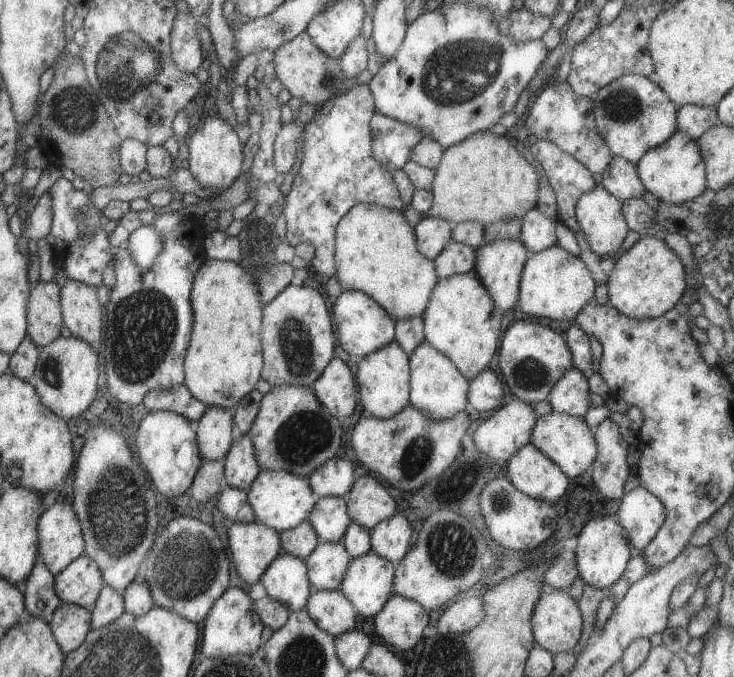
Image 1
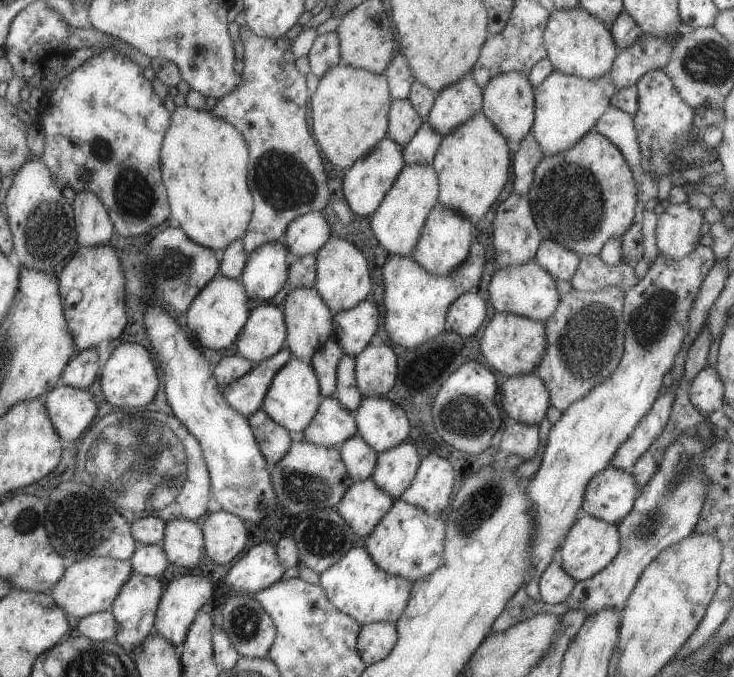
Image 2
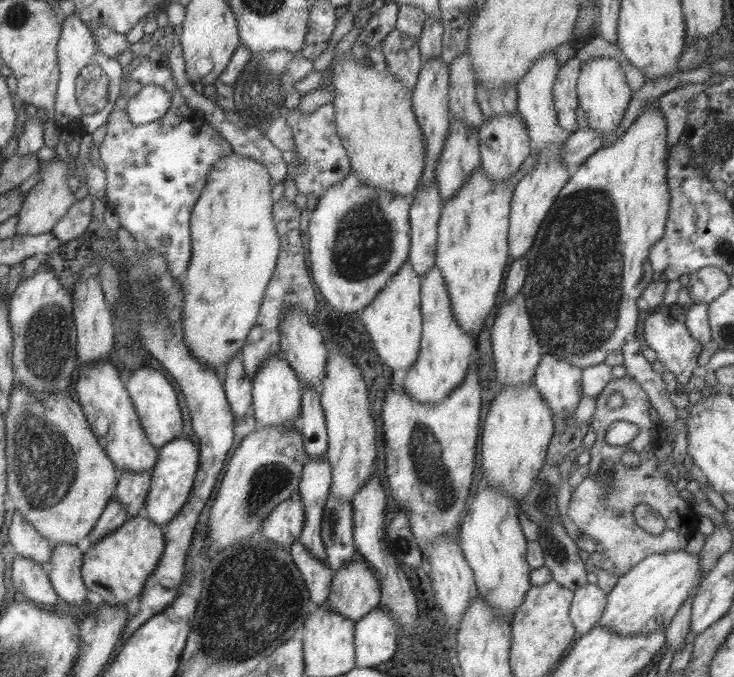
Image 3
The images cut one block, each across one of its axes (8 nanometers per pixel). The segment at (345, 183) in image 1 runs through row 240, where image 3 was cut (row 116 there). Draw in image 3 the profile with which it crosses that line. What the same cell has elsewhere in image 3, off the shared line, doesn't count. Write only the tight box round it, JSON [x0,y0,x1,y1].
[285,103,351,199]

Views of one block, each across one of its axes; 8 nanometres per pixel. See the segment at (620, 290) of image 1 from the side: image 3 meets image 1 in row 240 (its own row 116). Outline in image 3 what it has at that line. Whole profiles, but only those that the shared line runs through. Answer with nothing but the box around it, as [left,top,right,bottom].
[522,103,670,369]

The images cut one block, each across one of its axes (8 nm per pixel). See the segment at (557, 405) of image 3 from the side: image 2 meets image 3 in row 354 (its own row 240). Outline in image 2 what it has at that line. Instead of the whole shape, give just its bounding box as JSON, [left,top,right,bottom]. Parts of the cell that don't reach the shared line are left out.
[534,239,579,280]

